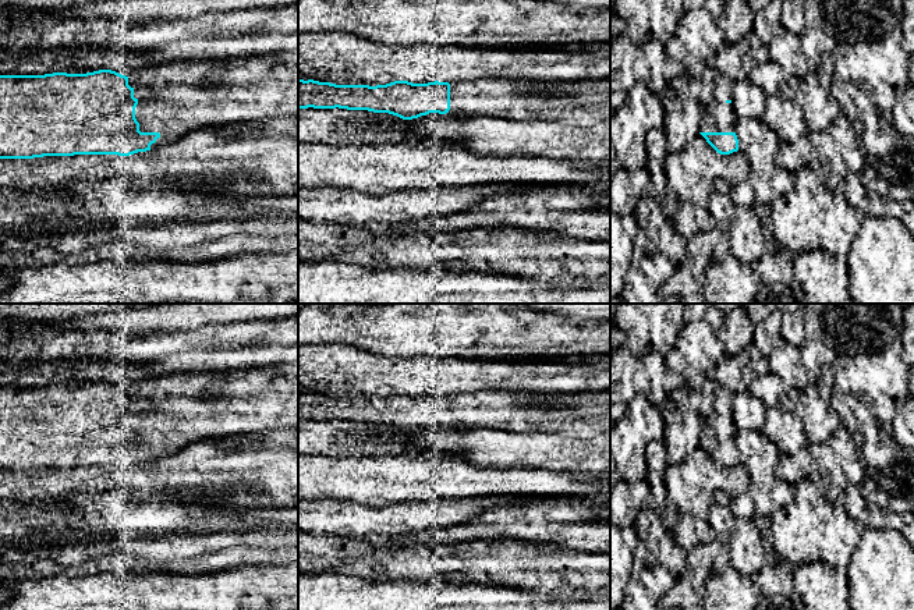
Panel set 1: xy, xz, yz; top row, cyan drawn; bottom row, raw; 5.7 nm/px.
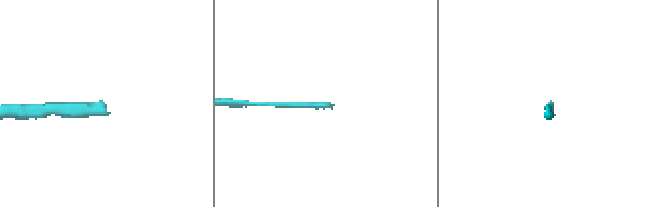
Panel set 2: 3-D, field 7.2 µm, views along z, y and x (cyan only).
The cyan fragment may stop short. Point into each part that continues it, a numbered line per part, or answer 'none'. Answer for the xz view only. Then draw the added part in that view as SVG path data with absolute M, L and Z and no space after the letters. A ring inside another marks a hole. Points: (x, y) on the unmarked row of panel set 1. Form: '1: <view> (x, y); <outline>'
1: xz (496, 410); M474 391L450 396L447 428L458 432L489 429L510 433L555 432L570 437L610 433L610 412L581 418L546 404L561 393Z

